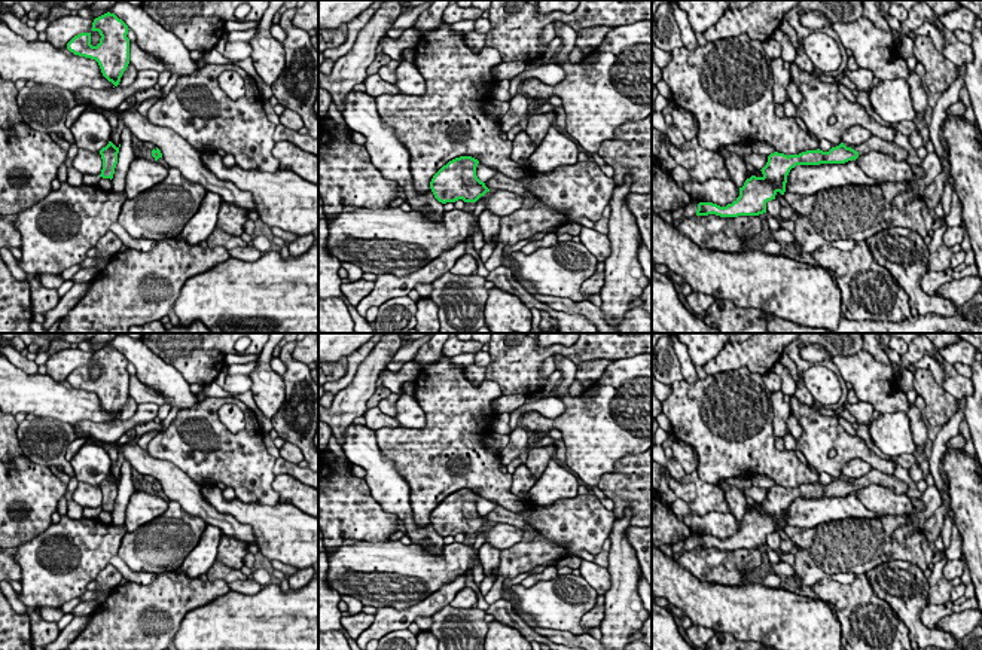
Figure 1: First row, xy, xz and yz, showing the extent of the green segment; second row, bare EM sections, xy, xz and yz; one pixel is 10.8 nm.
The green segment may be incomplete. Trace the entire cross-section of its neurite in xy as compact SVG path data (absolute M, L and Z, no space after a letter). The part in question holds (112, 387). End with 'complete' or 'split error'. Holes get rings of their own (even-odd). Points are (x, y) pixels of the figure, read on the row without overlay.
M107 345L94 353L91 363L101 369L97 379L91 378L91 366L80 366L67 376L67 382L74 388L95 393L103 409L118 419L129 397L129 372L126 370L129 361L115 347Z; complete

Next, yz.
M872 469L867 474L854 482L841 476L829 485L806 483L799 488L784 488L774 485L768 489L766 498L760 503L762 510L751 509L739 521L739 530L726 540L713 535L699 535L696 549L716 547L720 550L759 549L766 546L766 535L775 532L780 525L784 528L787 509L796 498L820 498L820 497L845 497L856 494L860 488L872 483L894 489L897 494L908 494L908 483L897 479L894 474L885 474Z; split error

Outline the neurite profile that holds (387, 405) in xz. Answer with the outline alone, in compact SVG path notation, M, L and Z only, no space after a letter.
M391 393L388 397L382 399L379 403L378 403L378 408L388 416L396 416L397 414L397 409L396 409L396 403L399 400L399 394L396 393Z

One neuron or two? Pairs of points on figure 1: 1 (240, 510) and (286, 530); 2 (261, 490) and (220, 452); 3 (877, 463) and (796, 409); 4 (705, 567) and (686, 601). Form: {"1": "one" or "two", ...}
{"1": "one", "2": "one", "3": "one", "4": "two"}

